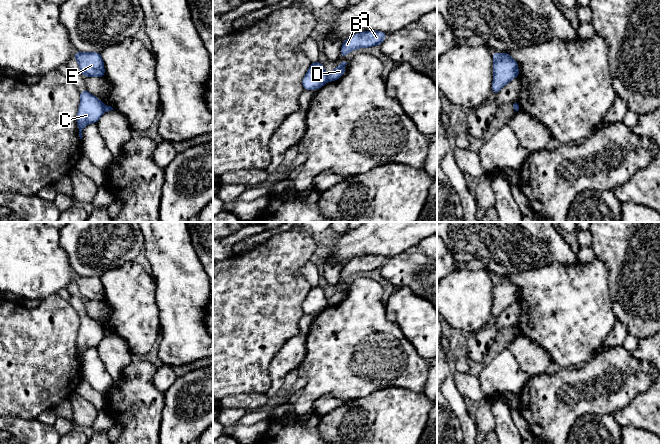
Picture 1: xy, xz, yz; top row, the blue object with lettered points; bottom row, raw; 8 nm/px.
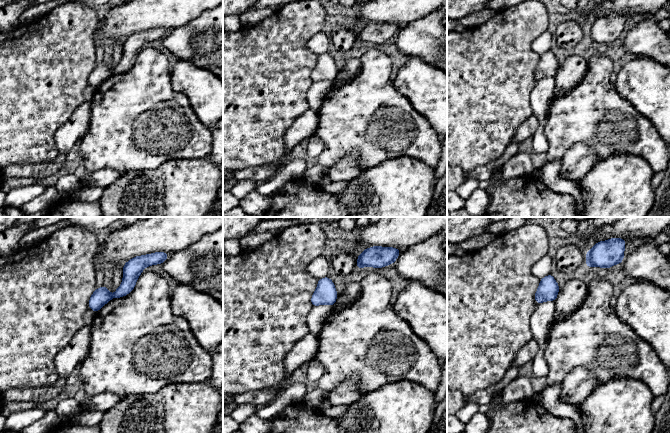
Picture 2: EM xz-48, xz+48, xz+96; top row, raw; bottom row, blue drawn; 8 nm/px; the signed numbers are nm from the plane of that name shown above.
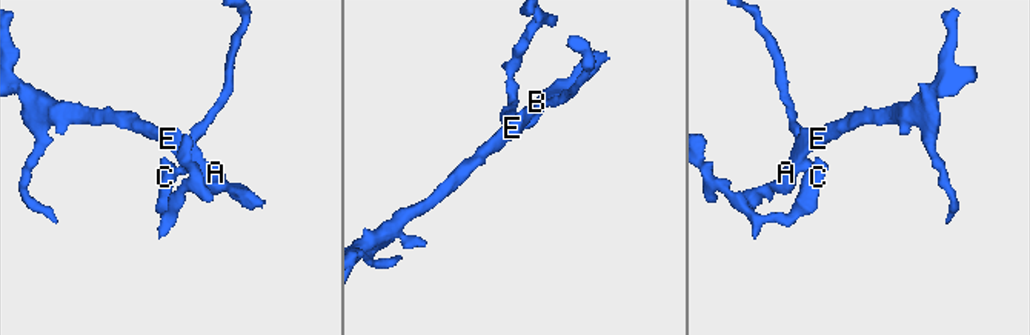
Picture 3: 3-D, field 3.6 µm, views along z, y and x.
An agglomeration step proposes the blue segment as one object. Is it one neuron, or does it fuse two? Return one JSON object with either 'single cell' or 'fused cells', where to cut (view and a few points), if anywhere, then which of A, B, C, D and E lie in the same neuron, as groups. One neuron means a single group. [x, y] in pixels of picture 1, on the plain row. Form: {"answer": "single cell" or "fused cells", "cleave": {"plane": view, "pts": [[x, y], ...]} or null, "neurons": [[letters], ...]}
{"answer": "fused cells", "cleave": {"plane": "xz", "pts": [[326, 299], [329, 304]]}, "neurons": [["A", "B", "D", "E"], ["C"]]}

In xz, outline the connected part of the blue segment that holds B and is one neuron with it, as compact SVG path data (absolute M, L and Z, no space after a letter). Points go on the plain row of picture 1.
M364 255L351 259L346 263L341 271L340 281L346 280L358 272L368 272L380 269L387 258L381 255Z

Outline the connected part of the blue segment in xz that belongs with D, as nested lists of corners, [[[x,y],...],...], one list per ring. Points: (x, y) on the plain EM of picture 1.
[[[341,286],[340,289],[335,292],[330,298],[328,298],[328,303],[329,305],[335,305],[339,302],[341,302],[341,300],[345,297],[345,290],[347,289],[348,287],[346,286]]]

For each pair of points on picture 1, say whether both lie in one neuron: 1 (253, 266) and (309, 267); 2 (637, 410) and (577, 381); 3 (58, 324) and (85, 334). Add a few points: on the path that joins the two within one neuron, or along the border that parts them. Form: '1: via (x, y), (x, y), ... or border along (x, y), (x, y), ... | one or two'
1: border along (309, 260), (302, 268), (301, 274), (311, 286) | two
2: border along (645, 391), (637, 394), (627, 404), (612, 413) | two
3: border along (73, 308), (79, 316), (78, 355) | two

